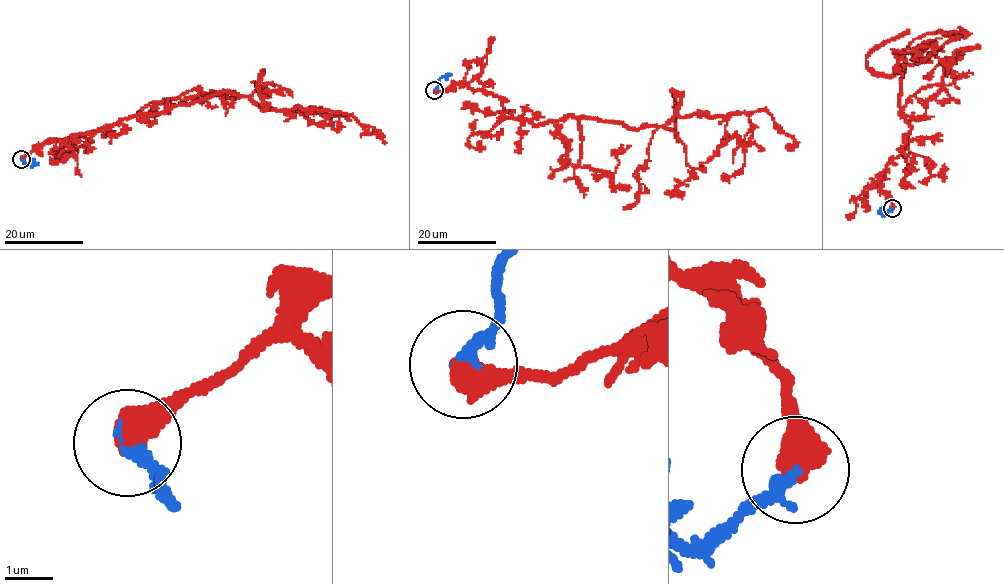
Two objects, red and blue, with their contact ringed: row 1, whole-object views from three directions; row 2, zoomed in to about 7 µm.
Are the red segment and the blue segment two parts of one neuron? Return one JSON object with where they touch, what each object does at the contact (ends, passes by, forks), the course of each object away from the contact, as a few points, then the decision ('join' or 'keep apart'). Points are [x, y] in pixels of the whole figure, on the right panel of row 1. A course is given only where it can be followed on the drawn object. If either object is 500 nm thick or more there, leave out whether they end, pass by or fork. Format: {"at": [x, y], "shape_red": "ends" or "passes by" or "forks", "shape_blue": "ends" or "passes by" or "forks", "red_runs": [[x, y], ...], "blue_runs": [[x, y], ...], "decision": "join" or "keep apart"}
{"at": [892, 208], "red_runs": [[892, 208], [879, 184], [910, 126], [895, 52], [912, 49], [918, 61], [954, 37]], "blue_runs": [[892, 208], [884, 214], [880, 213]], "decision": "join"}

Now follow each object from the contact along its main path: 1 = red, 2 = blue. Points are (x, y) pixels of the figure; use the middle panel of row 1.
1: (434, 90), (465, 83), (536, 124), (578, 116), (635, 129), (745, 113), (744, 165), (721, 176)
2: (434, 90), (439, 80), (451, 75)

